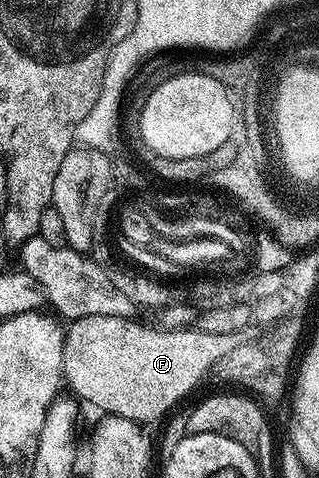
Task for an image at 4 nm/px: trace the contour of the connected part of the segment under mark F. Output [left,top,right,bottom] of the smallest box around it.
[63,317,241,426]

